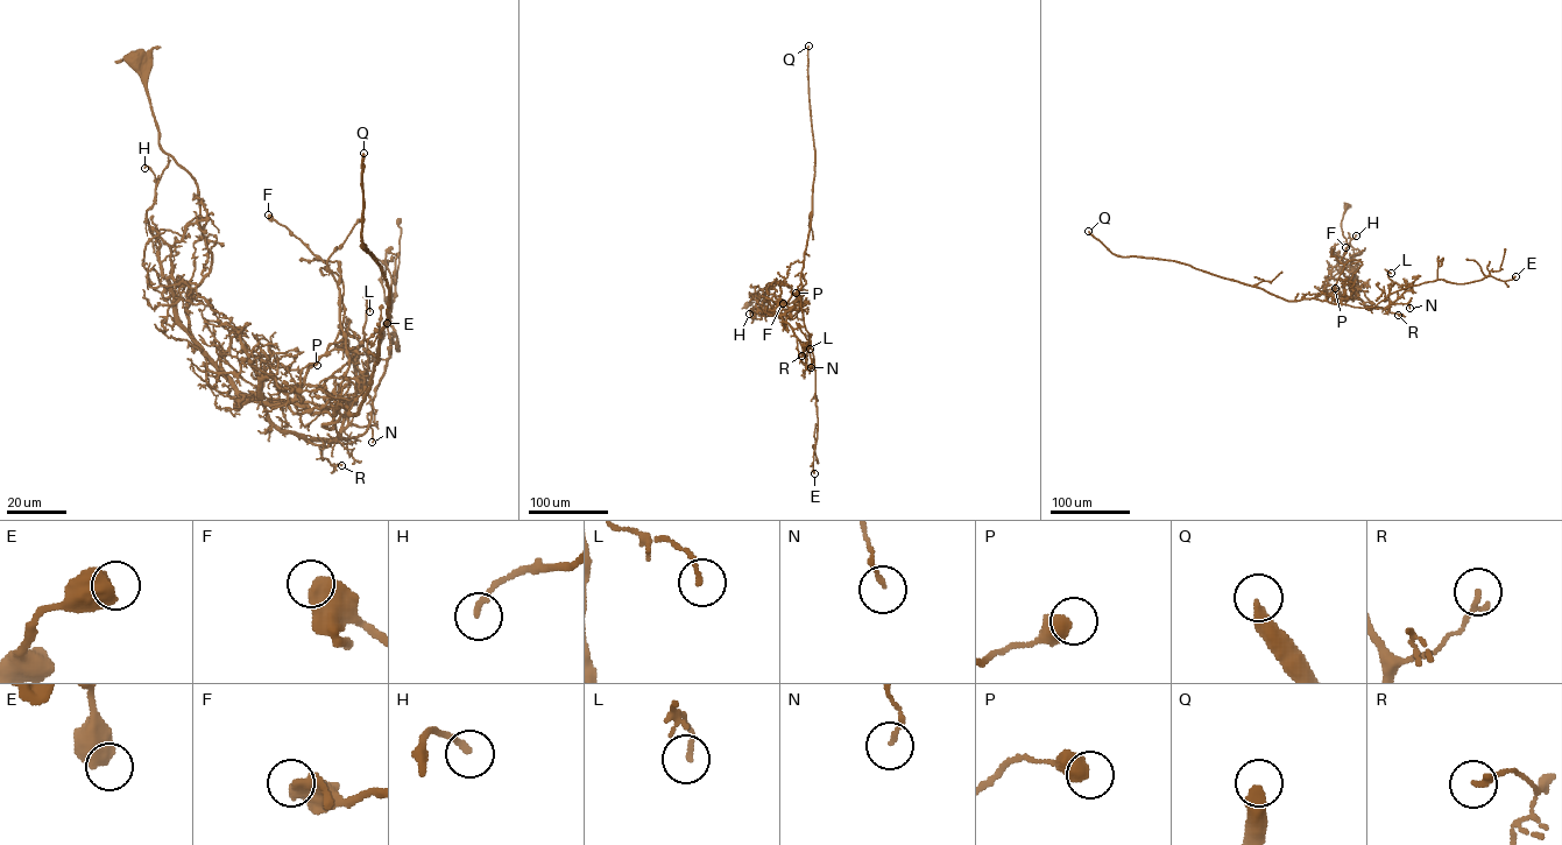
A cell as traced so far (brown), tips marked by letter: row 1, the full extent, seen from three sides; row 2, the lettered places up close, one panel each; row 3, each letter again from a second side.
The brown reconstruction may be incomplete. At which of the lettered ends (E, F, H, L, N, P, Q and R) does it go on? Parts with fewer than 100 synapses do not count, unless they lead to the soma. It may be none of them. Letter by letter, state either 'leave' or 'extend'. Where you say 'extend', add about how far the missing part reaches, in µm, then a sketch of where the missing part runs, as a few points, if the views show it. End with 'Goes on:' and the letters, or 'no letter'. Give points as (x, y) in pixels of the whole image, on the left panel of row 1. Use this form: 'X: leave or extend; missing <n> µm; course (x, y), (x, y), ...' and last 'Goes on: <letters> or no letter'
E: leave
F: leave
H: leave
L: leave
N: leave
P: leave
Q: extend; missing 250 µm
R: leave
Goes on: Q

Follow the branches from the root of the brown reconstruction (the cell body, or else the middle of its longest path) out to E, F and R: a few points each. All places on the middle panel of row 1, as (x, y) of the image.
E: (747, 304), (767, 301), (761, 311), (783, 315), (800, 298), (815, 370), (814, 473)
F: (747, 304), (767, 301), (761, 311), (783, 315), (800, 298), (797, 290), (804, 293), (801, 302), (783, 303)
R: (747, 304), (753, 298), (764, 305), (767, 301), (768, 308), (761, 311), (778, 315), (789, 324), (801, 356)

